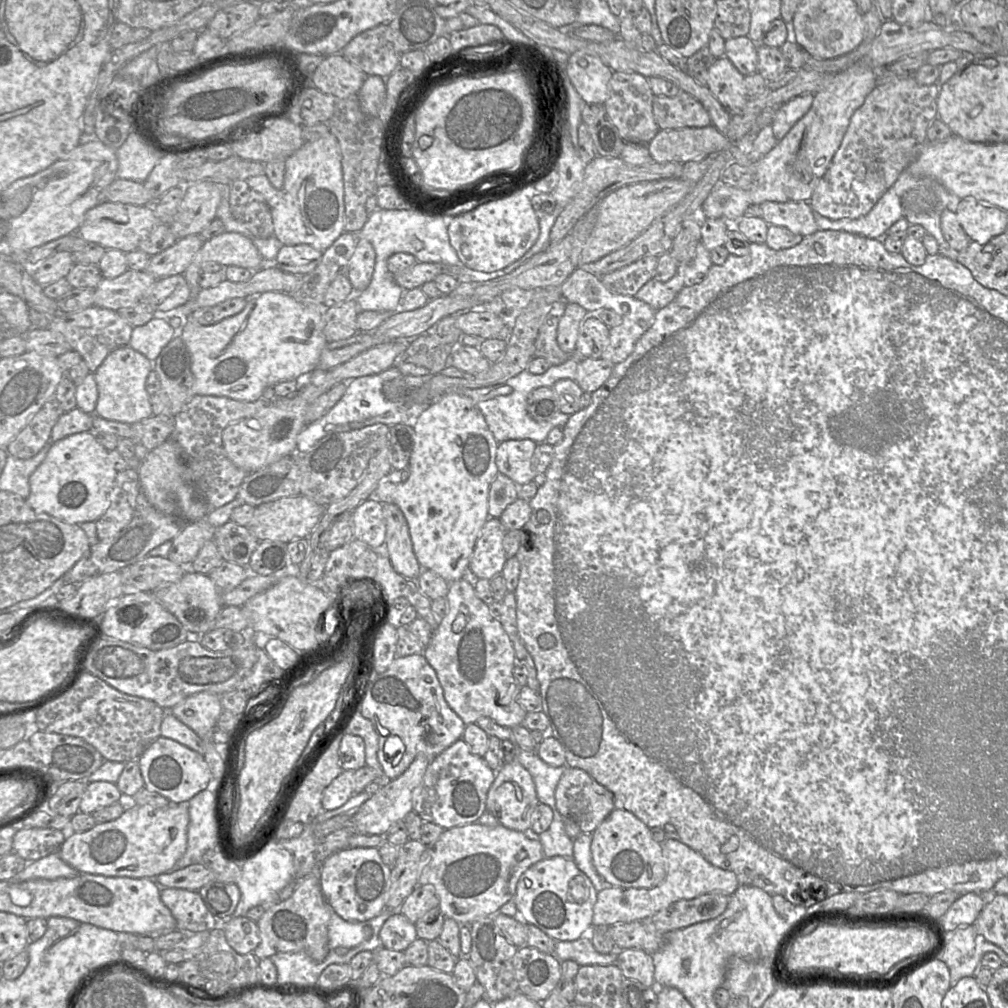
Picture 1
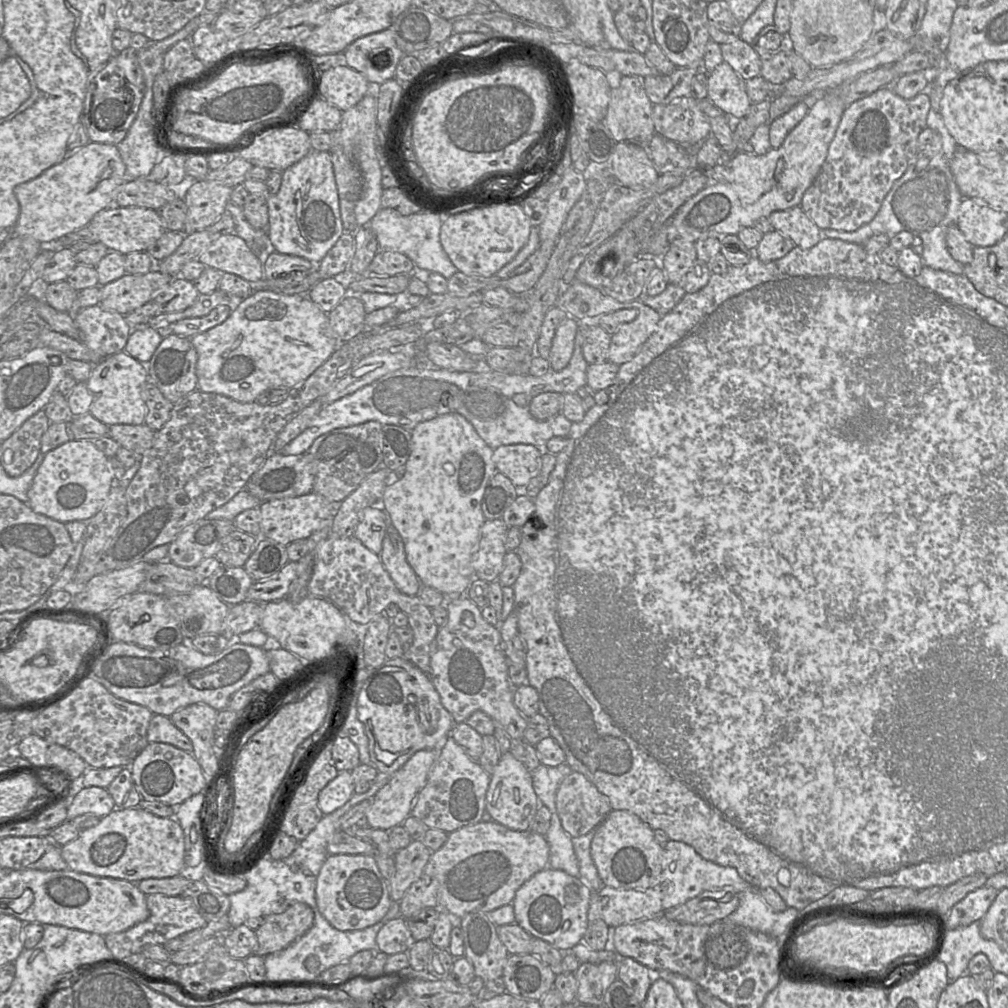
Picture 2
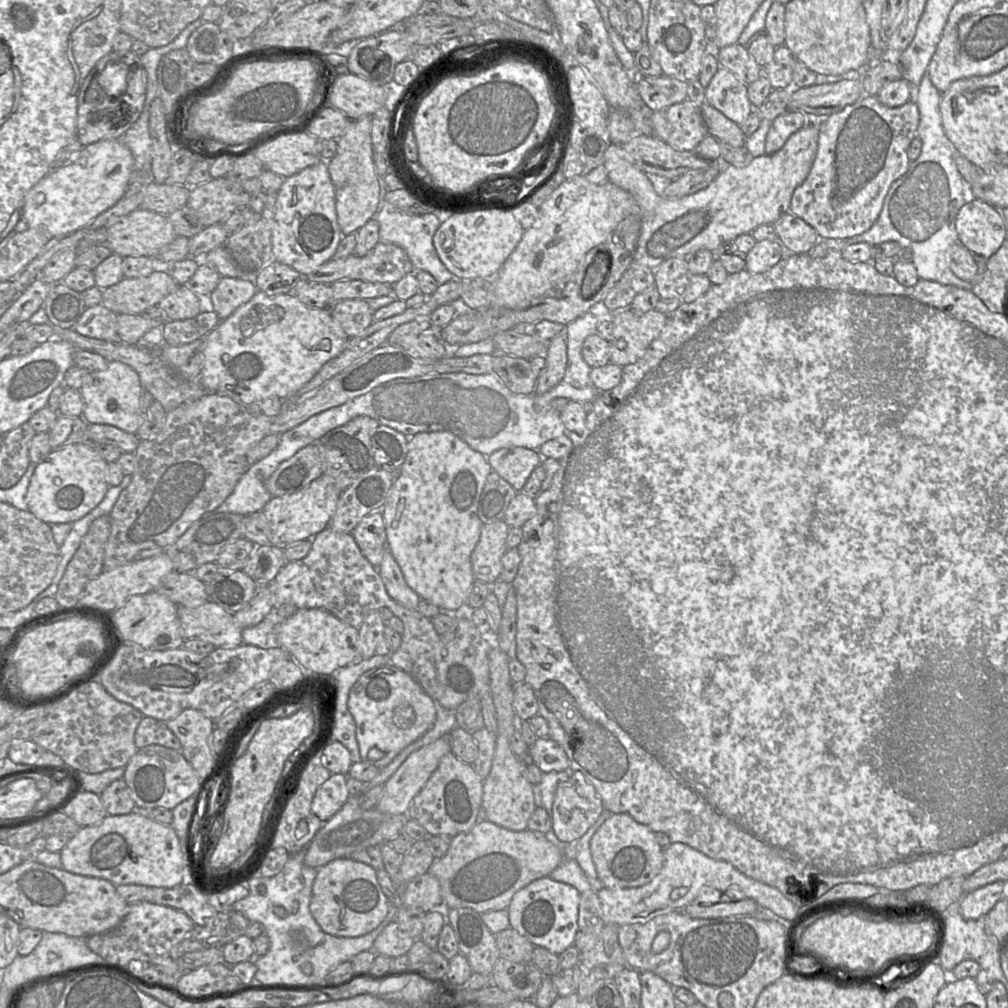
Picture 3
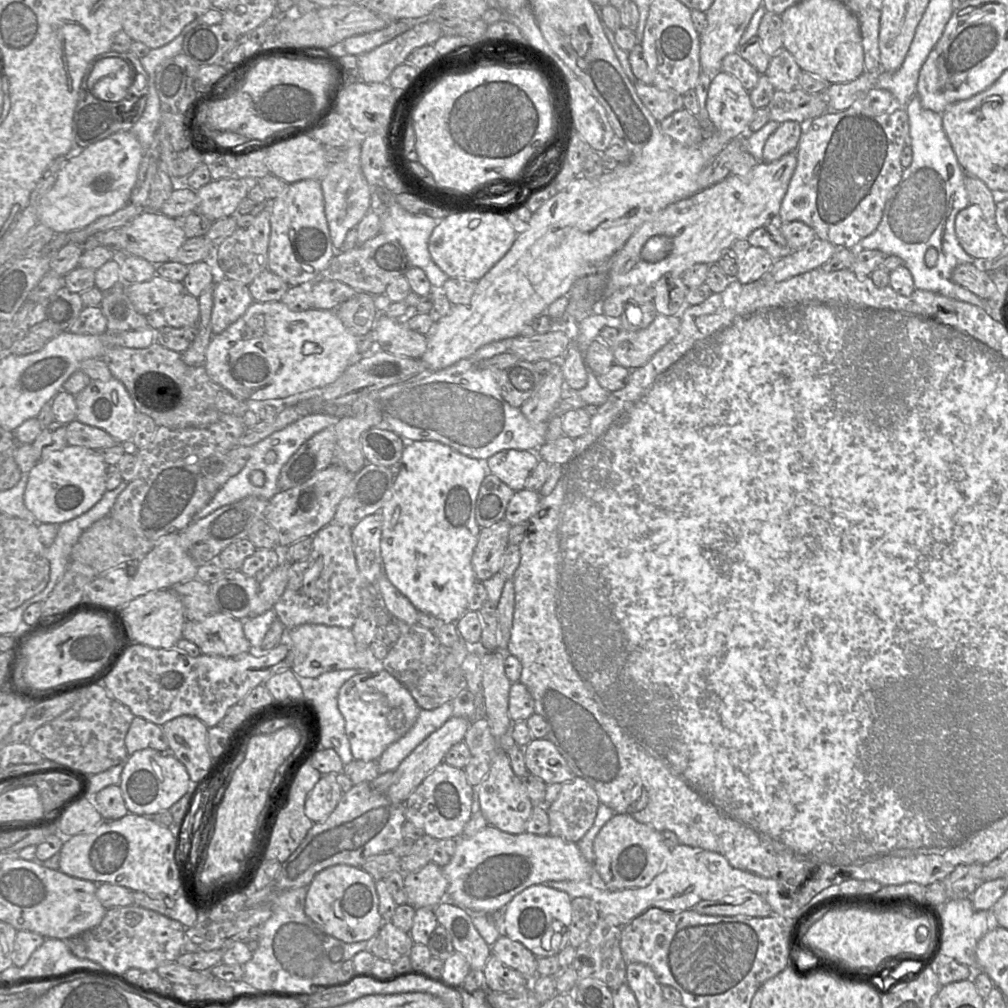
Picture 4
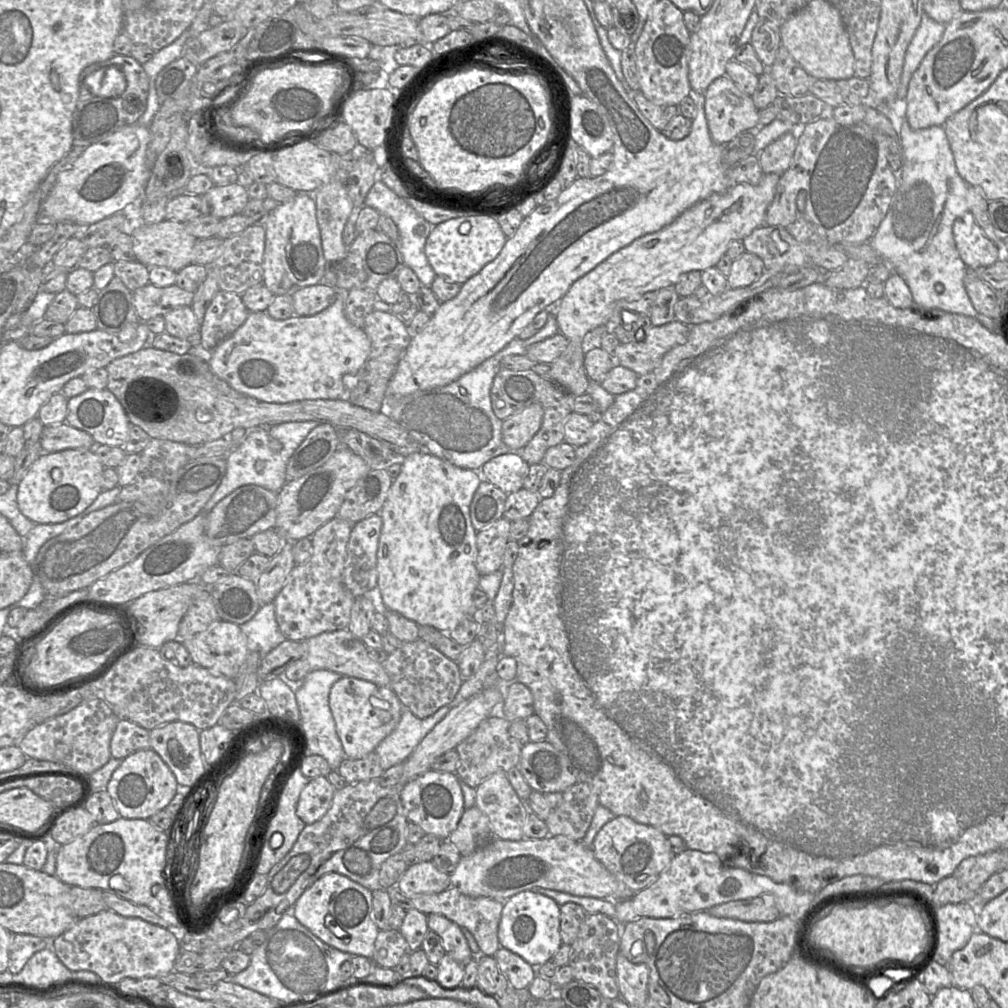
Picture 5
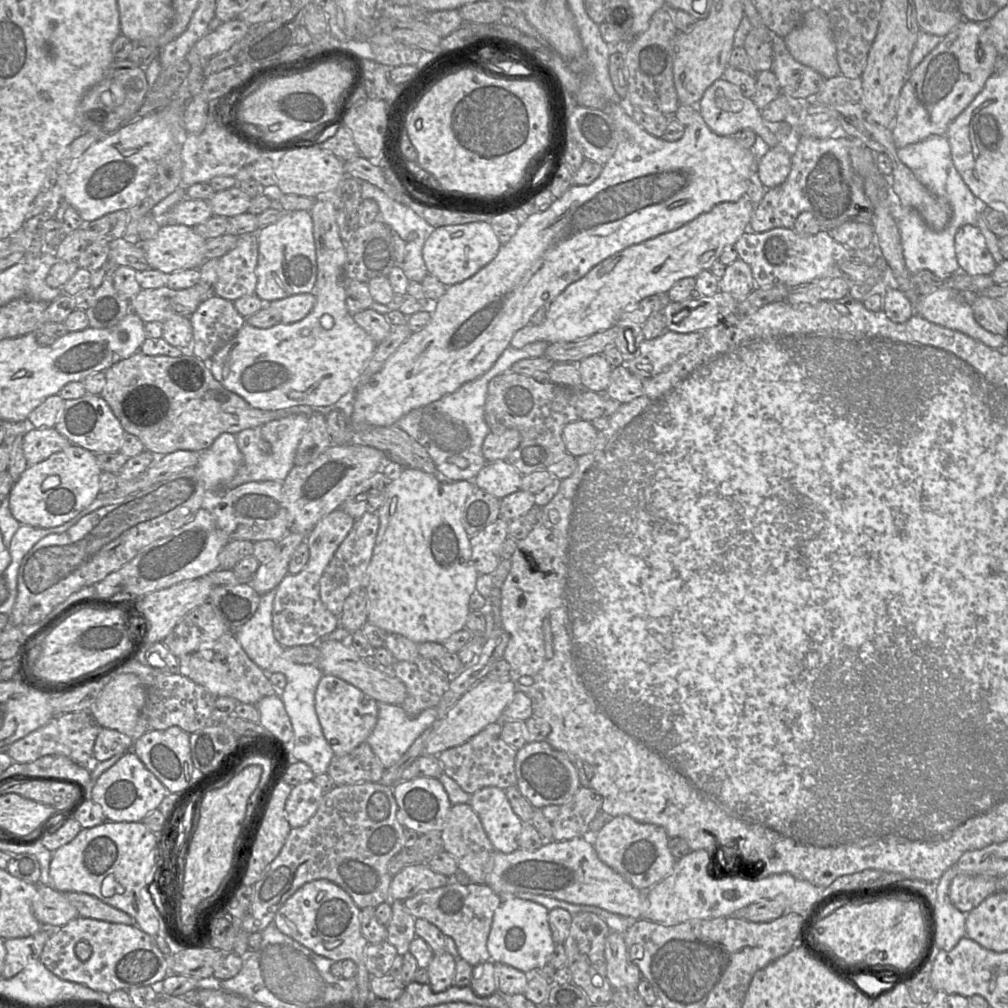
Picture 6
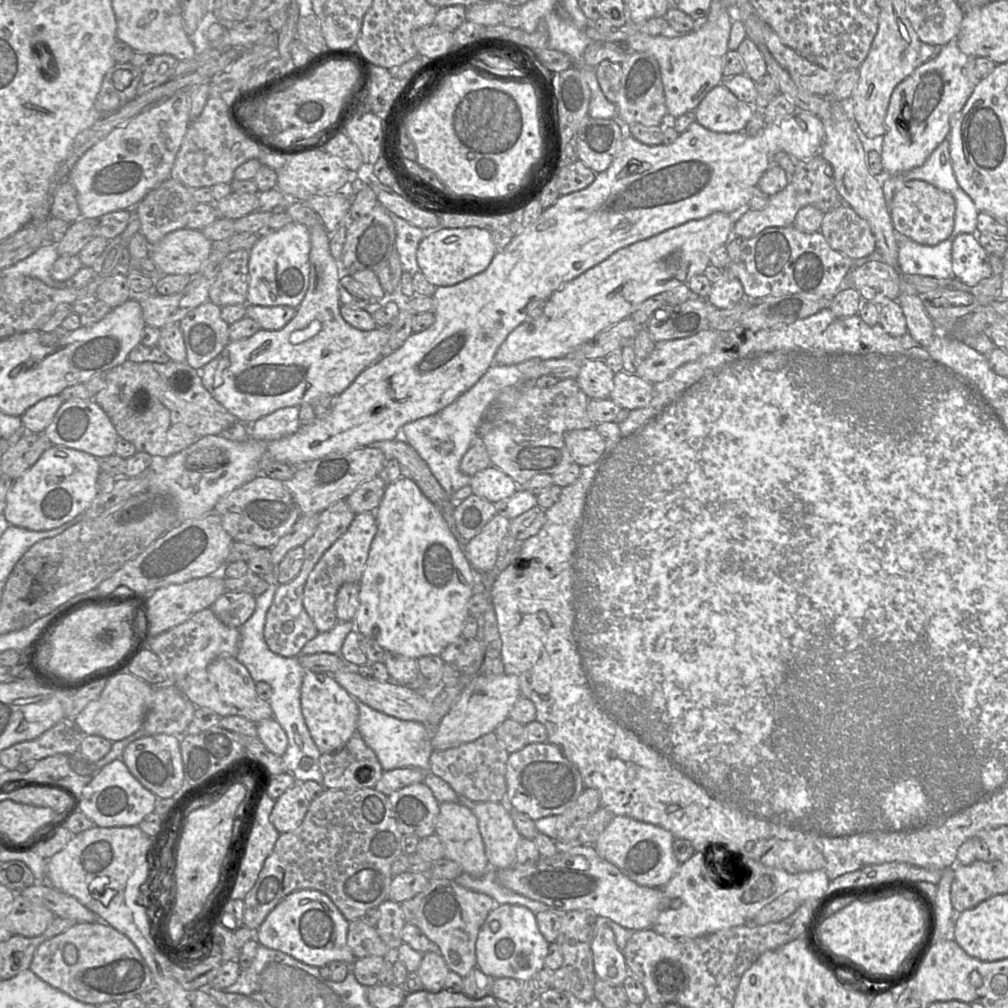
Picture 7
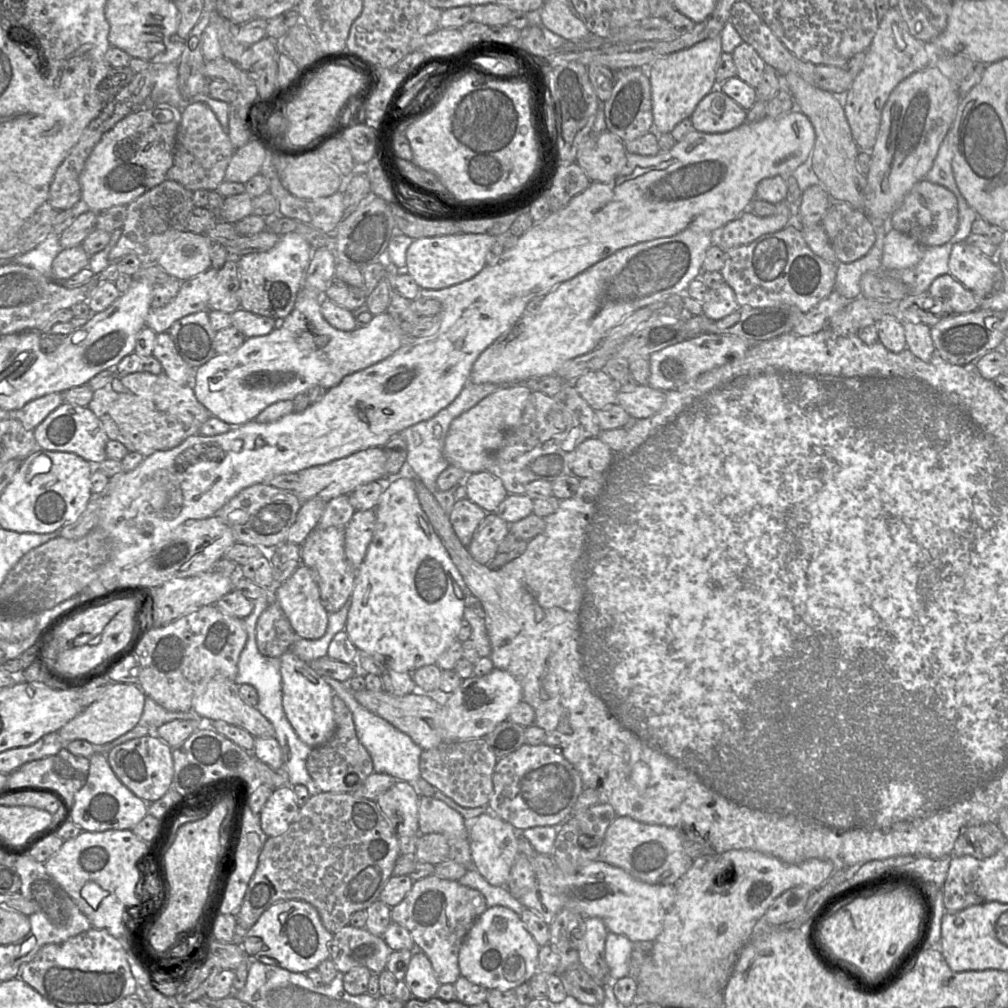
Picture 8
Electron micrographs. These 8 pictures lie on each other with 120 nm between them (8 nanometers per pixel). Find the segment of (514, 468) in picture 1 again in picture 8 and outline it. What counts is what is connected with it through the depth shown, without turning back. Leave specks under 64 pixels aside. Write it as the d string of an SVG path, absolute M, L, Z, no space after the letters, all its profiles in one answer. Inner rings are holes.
M487 470L466 475L466 489L466 498L487 513L495 512L508 496L502 480Z

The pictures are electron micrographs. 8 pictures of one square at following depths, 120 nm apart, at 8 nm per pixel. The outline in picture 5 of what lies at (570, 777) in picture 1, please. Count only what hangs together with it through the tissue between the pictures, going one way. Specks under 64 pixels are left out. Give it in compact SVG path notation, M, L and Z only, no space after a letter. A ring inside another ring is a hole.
M577 782L562 794L562 803L545 821L548 836L563 835L582 841L599 805L598 796L589 784L582 782Z

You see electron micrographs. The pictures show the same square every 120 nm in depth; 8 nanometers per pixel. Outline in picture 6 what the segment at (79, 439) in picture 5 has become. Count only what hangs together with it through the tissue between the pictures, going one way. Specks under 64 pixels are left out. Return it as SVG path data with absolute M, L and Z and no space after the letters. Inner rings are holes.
M29 427L23 434L23 451L28 466L37 464L70 445L72 443L55 427Z

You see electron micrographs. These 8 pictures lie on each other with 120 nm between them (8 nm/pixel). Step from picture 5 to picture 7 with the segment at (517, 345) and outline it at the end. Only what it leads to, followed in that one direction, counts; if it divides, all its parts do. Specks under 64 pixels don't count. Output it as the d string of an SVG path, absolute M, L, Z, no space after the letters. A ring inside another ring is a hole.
M533 358L509 366L492 364L475 385L453 403L433 415L409 422L401 428L401 437L428 464L431 472L449 497L470 484L472 476L460 470L460 462L470 446L479 438L479 427L485 419L490 405L504 388L516 386L523 382L534 382L541 377L538 376L541 361L543 360Z

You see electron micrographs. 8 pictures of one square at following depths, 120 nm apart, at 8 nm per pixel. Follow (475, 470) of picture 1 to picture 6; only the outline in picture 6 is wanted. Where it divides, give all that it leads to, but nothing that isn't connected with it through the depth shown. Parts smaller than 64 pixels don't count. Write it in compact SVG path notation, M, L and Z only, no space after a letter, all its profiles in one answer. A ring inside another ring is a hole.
M403 468L400 476L389 482L385 500L377 511L379 529L365 587L369 623L417 644L442 644L465 627L470 613L470 596L476 590L479 572L472 560L470 536L463 528L461 516L465 501L476 488L471 480L440 482L433 474L409 468Z

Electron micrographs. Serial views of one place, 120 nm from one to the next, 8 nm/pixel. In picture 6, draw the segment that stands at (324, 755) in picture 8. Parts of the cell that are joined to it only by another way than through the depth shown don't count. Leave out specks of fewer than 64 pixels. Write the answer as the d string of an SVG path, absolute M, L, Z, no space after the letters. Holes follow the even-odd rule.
M367 742L361 743L345 756L334 756L327 774L335 786L354 785L363 782L378 783L385 768Z

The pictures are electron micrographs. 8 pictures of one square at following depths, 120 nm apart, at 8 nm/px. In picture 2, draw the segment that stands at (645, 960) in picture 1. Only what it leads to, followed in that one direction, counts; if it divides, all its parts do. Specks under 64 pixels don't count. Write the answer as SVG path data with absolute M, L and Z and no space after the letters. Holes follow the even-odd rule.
M630 957L618 960L617 979L631 988L637 999L643 1004L656 972Z

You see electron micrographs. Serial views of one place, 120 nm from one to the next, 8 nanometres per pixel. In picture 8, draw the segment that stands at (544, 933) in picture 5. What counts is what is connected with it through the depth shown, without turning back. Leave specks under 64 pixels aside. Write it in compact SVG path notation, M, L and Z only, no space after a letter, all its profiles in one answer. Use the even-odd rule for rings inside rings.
M504 906L488 907L476 919L460 947L460 976L488 990L515 989L538 972L539 949L519 914Z

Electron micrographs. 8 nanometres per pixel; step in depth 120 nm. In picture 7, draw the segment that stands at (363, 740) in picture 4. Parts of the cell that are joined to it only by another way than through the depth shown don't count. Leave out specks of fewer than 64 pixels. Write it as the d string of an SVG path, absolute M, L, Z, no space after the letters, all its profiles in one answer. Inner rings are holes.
M305 669L300 701L305 723L321 754L332 753L341 749L357 730L358 703L337 683L333 674Z

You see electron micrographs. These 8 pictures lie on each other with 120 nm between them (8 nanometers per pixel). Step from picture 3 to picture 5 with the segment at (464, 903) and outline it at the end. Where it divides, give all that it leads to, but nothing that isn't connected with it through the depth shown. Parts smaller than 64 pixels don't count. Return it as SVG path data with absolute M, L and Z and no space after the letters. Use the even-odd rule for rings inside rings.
M563 835L548 836L544 839L520 841L502 840L495 837L468 856L461 857L458 865L450 873L451 887L471 897L489 897L505 902L510 897L534 887L565 892L574 896L610 899L614 902L629 899L635 892L617 880L595 857L592 847L585 846Z

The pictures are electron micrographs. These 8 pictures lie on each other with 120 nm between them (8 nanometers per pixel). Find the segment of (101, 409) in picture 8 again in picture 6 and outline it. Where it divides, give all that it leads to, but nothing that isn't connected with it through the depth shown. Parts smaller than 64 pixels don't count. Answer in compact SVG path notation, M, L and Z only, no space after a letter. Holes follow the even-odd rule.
M138 351L105 370L105 376L106 385L100 394L101 397L109 404L124 431L139 438L145 450L157 457L179 450L202 452L223 433L236 435L244 429L261 427L267 422L292 414L303 413L309 416L314 412L320 412L325 415L335 409L335 404L331 406L301 405L280 410L254 408L242 397L224 388L212 375L208 361L200 360L191 351L185 351L182 356L178 357L149 356Z

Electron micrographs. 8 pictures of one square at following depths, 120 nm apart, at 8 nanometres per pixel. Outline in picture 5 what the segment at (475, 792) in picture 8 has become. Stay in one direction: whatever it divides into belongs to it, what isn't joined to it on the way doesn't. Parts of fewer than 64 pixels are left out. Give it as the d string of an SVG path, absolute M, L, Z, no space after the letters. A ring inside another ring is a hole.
M494 713L483 720L480 725L457 747L459 764L456 775L468 786L477 788L486 778L498 771L508 772L520 763L522 746L509 734L510 722Z

